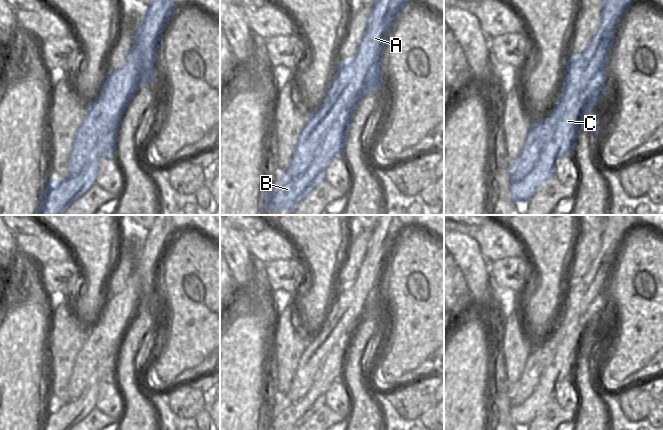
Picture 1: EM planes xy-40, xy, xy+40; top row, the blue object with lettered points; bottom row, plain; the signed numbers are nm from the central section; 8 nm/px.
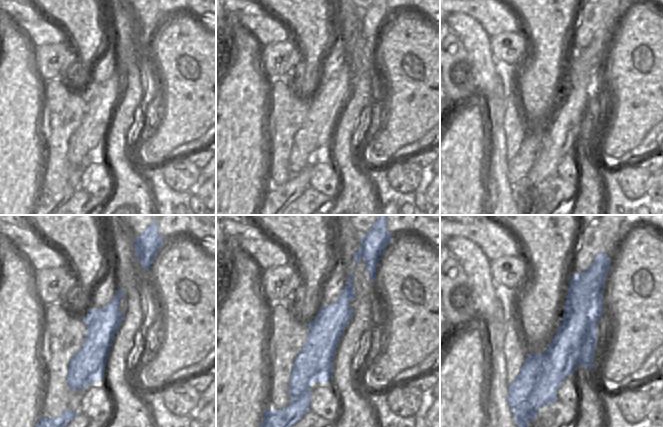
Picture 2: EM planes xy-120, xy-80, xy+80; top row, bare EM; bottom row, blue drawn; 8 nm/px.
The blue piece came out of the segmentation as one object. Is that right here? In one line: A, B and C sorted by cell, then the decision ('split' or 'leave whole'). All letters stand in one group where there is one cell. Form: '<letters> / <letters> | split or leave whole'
A / B C | split

